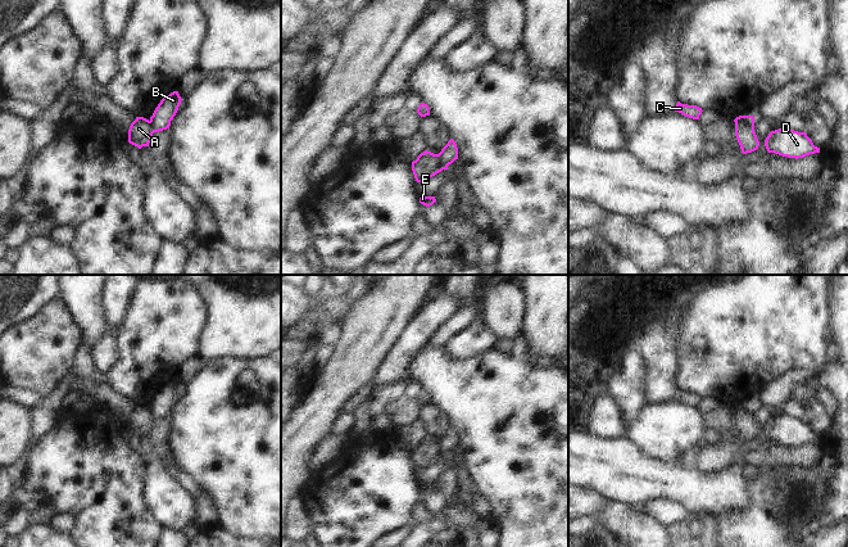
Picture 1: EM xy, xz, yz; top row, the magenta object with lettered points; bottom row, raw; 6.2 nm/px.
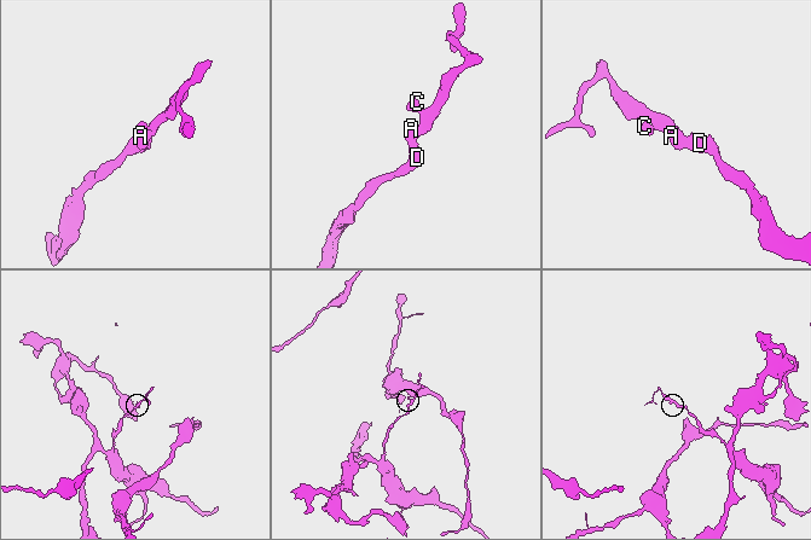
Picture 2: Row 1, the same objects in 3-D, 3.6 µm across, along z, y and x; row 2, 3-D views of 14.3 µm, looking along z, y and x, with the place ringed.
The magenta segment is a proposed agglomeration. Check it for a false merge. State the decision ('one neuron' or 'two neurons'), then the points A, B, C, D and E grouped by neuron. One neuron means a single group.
two neurons; A D E / B C

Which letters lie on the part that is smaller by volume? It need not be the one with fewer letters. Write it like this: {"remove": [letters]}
{"remove": ["B", "C"]}

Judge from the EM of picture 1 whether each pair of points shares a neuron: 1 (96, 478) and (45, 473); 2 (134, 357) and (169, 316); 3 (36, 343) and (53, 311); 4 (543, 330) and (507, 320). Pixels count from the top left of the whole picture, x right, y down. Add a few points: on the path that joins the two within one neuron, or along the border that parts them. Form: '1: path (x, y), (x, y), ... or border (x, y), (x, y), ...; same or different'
1: path (84, 473), (58, 473); same
2: path (144, 347), (162, 326); same
3: path (44, 335), (53, 326), (53, 319); same
4: border (525, 294), (525, 313), (518, 335); different

